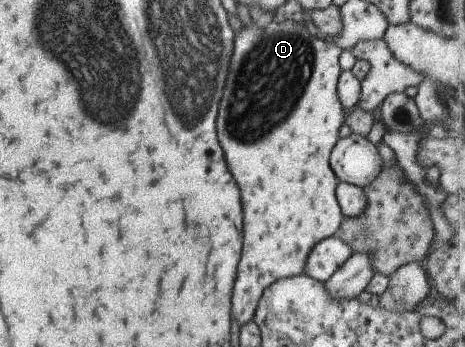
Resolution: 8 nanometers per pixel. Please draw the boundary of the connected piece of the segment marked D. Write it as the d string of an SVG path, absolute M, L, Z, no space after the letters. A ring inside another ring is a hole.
M287 18L282 21L276 21L275 19L263 28L258 28L252 22L247 26L241 23L239 31L236 34L233 33L233 55L231 55L231 63L229 63L221 103L219 103L219 115L217 115L217 137L219 137L219 145L223 149L225 161L229 165L229 171L231 171L231 175L233 175L237 187L239 187L241 205L243 205L243 249L241 249L241 259L239 259L239 265L237 265L233 297L231 297L231 317L233 317L233 321L237 321L237 325L245 325L245 323L252 321L255 307L257 307L263 289L266 289L273 281L283 277L303 274L305 259L307 259L311 247L321 239L336 234L339 223L341 223L342 213L335 199L335 185L338 181L328 162L329 153L331 153L331 149L333 149L333 145L338 139L339 127L344 122L341 101L339 101L336 93L336 83L340 74L337 58L341 51L342 49L334 43L334 40L325 41L319 34L309 33L305 24L301 20L296 21L294 18Z

